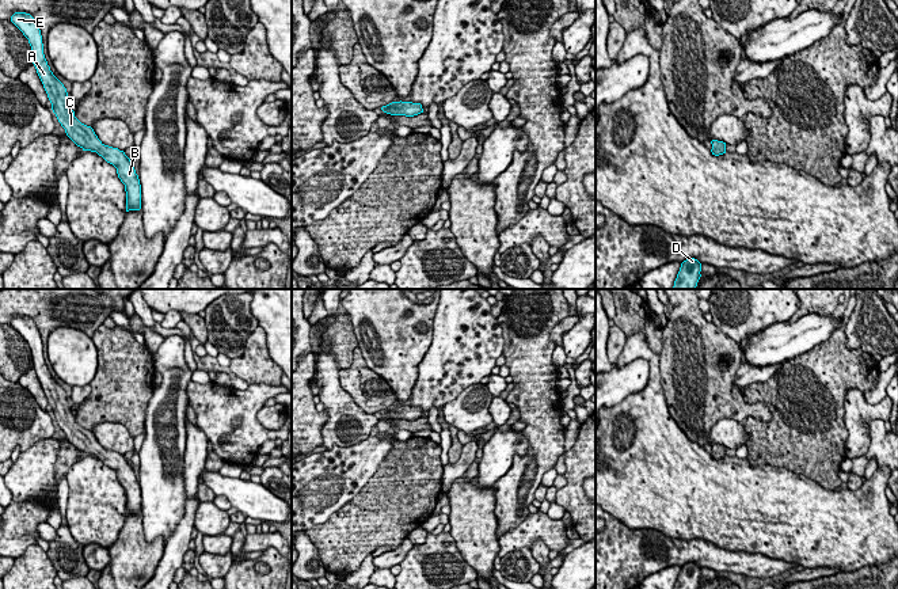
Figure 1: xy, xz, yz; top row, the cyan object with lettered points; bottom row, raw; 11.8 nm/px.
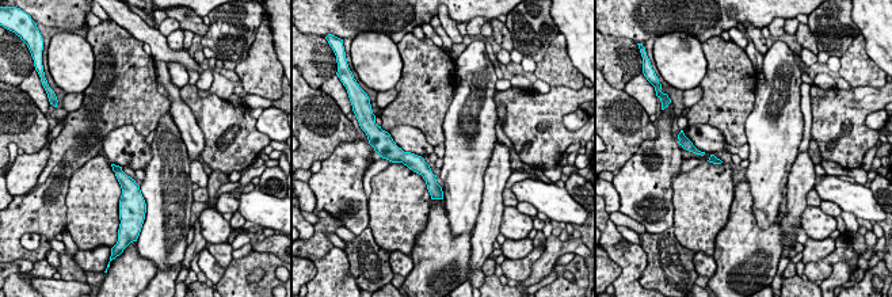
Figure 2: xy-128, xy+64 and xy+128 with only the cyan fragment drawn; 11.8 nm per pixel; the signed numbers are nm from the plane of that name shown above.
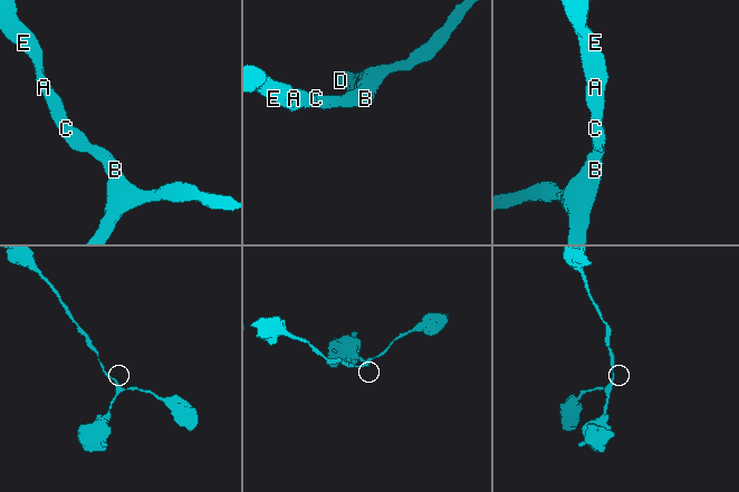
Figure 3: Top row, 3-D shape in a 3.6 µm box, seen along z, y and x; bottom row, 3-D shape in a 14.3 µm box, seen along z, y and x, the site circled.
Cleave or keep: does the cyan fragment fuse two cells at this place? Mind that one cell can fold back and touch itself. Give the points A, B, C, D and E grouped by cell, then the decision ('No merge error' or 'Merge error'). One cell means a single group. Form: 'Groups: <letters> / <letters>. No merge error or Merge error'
Groups: A B C D E. No merge error

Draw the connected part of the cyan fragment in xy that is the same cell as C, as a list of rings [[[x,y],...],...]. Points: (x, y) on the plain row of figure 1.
[[[15,316],[11,326],[23,337],[31,350],[34,370],[43,388],[52,414],[65,433],[66,440],[83,455],[96,456],[117,472],[118,482],[125,489],[126,516],[141,513],[141,489],[134,470],[123,455],[104,449],[91,430],[81,428],[72,414],[66,392],[53,379],[43,358],[39,328],[26,316]]]

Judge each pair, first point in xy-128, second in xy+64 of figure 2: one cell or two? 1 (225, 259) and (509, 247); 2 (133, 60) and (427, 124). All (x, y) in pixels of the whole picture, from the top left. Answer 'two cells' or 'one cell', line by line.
1: one cell
2: one cell

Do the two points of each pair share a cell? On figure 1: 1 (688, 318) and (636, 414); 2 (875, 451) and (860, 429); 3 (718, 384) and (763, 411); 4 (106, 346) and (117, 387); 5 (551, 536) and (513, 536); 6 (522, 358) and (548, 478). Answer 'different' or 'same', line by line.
1: different
2: different
3: same
4: same
5: same
6: different

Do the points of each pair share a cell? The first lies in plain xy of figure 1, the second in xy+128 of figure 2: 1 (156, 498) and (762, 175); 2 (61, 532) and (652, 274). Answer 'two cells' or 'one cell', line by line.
1: one cell
2: one cell

